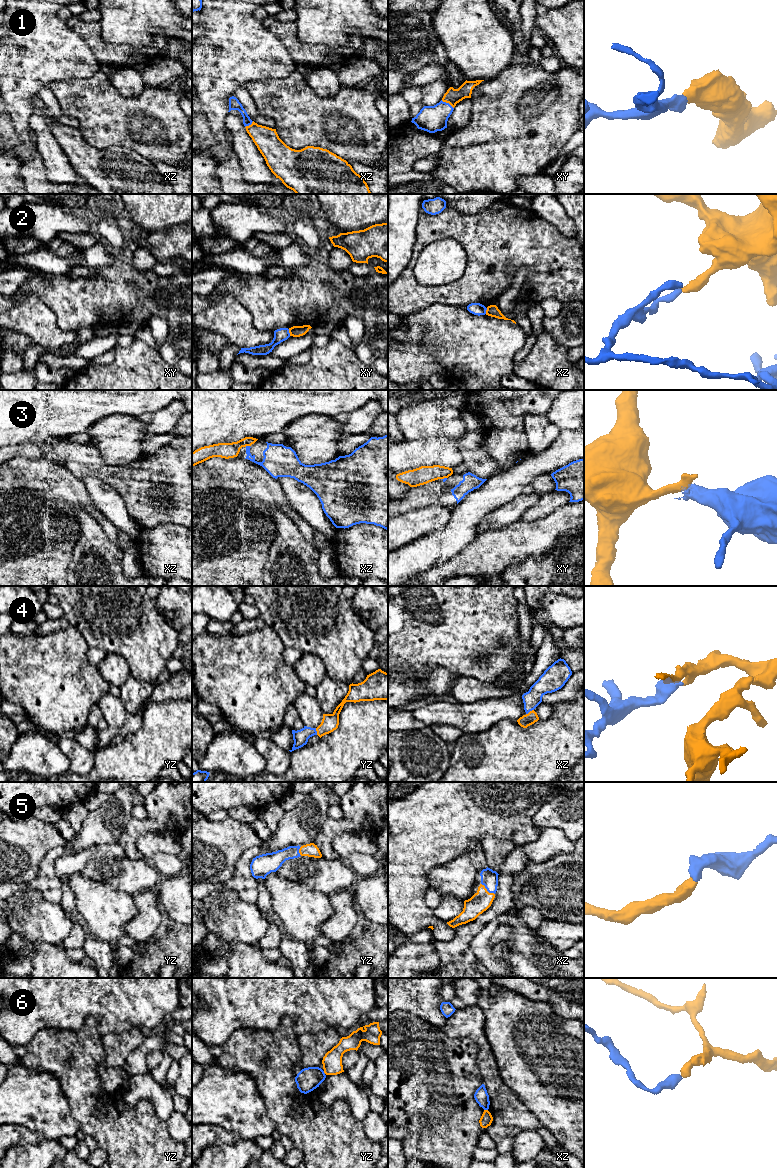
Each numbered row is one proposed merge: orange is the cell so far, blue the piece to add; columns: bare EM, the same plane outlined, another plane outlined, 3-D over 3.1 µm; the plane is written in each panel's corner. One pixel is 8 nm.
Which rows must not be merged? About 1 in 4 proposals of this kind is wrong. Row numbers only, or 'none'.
2, 3, 6

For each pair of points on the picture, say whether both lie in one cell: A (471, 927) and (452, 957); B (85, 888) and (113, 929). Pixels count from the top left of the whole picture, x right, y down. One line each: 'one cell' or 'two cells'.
A: one cell
B: one cell

